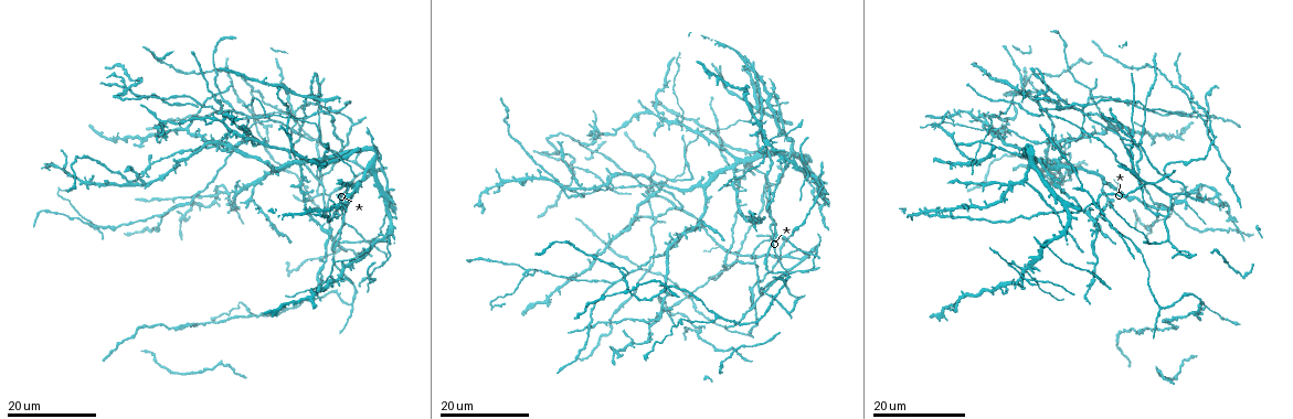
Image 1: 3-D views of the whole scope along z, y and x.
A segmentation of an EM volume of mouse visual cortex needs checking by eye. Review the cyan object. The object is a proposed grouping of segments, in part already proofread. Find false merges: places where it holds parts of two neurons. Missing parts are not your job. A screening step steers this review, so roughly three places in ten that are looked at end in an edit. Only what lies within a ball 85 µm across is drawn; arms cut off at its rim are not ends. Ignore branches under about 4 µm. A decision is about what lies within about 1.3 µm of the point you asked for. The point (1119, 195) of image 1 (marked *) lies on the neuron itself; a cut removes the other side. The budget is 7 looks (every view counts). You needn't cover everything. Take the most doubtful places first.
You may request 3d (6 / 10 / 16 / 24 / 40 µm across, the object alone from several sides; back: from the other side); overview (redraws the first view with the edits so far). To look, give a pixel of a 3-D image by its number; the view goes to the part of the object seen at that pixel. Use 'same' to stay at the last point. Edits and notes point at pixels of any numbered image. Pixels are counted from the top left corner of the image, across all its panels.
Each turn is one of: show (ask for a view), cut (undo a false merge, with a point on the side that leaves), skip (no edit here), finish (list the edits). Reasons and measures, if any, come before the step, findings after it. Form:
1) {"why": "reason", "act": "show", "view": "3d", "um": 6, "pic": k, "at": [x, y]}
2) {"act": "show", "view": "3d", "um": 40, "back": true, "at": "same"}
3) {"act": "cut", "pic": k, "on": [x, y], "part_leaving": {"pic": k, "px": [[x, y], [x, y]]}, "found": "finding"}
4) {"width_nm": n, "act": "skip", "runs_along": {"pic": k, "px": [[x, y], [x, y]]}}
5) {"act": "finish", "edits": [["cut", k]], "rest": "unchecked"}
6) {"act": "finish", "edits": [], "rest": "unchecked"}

{"why": "side arm on a straight run", "act": "show", "view": "3d", "um": 16, "pic": 1, "at": [663, 306]}

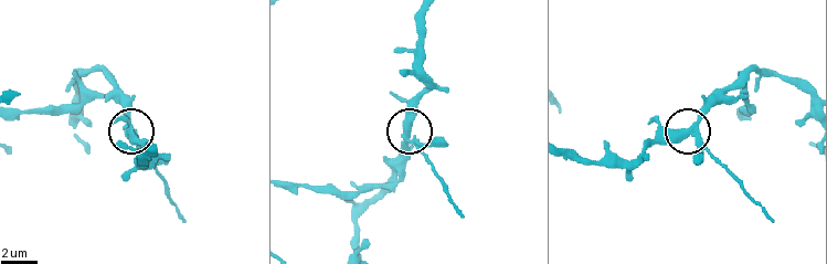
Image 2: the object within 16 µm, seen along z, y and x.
{"why": "closer look", "act": "show", "view": "3d", "um": 6, "pic": 2, "at": [697, 136]}

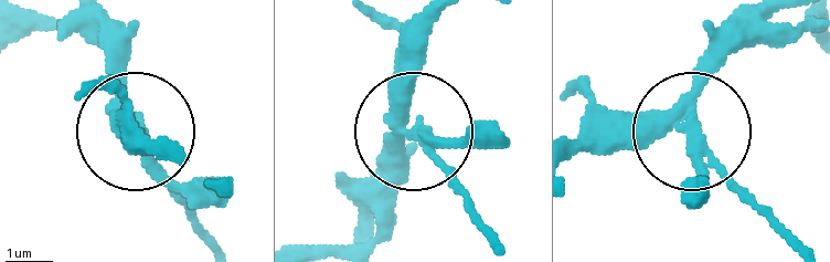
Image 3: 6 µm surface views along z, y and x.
{"act": "show", "view": "3d", "um": 6, "back": true, "pic": 3, "at": [416, 131]}

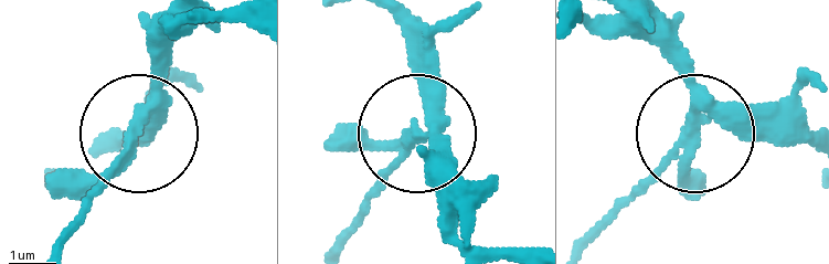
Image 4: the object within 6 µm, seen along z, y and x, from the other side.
{"act": "skip", "runs_along": {"pic": 4, "px": [[808, 146], [725, 118], [701, 123], [598, 221]]}, "found": "one neuron here"}

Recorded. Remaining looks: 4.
{"act": "show", "view": "3d", "um": 24, "pic": 1, "at": [1090, 86]}

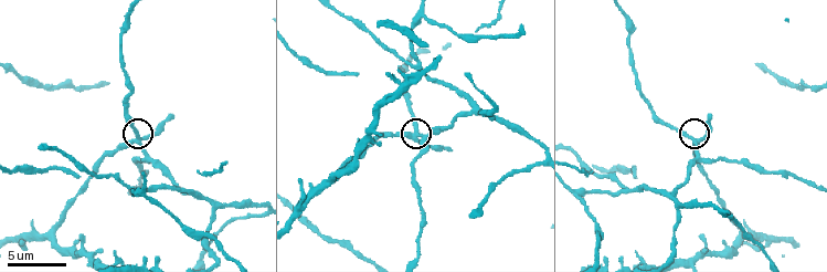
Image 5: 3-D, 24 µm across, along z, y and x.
{"act": "show", "view": "3d", "um": 10, "pic": 5, "at": [137, 141]}

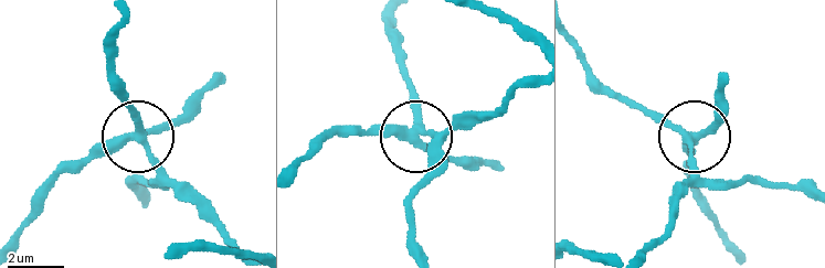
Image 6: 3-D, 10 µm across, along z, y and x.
{"why": "from behind", "act": "show", "view": "3d", "um": 10, "back": true, "pic": 6, "at": [133, 137]}

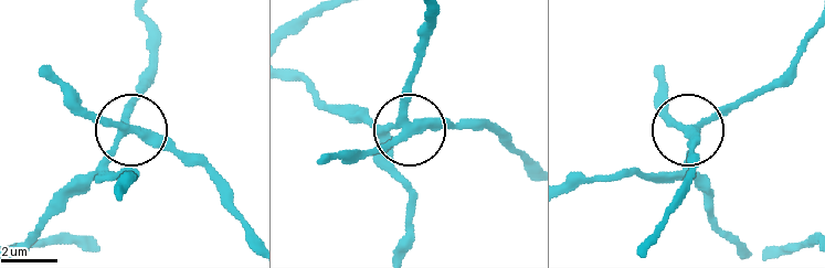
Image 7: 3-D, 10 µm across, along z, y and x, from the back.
{"width_nm": 310, "act": "skip", "runs_along": {"pic": 7, "px": [[20, 245], [131, 131], [131, 97]]}, "found": "one neuron here"}

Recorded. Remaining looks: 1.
{"act": "finish", "edits": [], "rest": "unchecked"}

